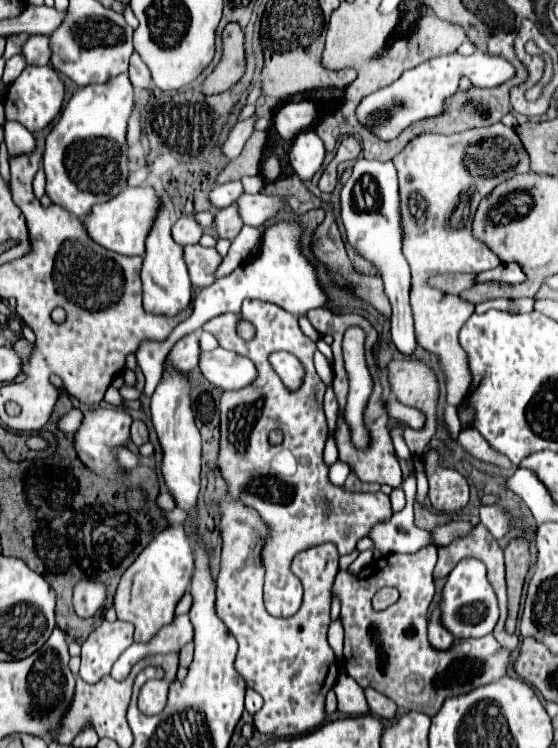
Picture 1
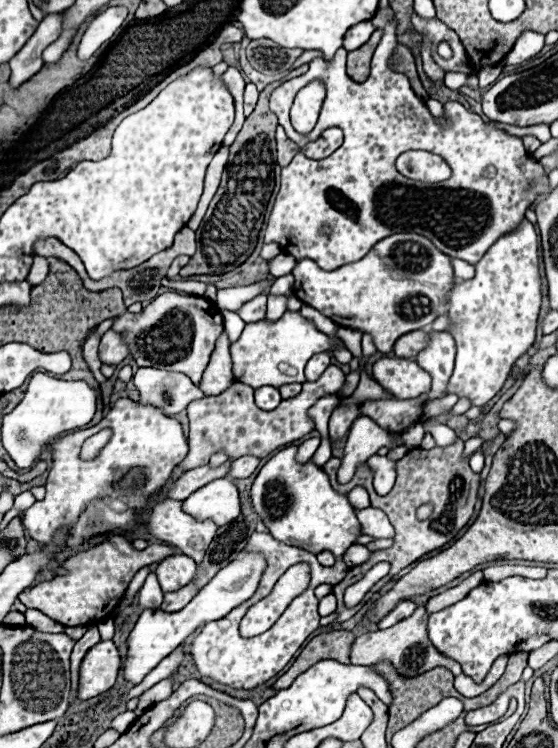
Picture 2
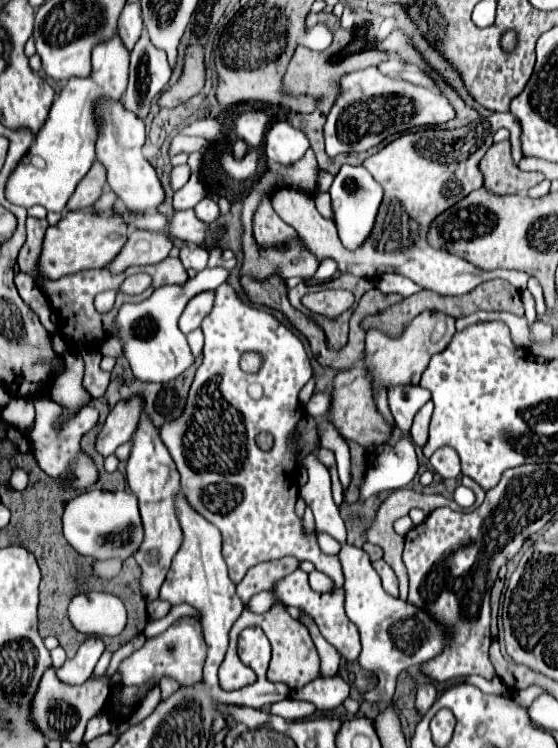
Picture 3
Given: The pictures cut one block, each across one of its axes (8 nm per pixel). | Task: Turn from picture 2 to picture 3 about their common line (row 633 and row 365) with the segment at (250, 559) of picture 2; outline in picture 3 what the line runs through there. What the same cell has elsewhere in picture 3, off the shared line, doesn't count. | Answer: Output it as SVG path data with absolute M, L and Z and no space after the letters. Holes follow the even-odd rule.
M204 268L198 272L196 278L190 278L184 286L162 286L152 292L150 298L138 304L124 304L118 312L116 324L118 330L112 334L124 342L124 356L130 362L130 368L138 380L144 382L170 382L188 370L194 364L192 350L186 342L186 336L178 328L178 316L182 314L184 306L204 290L216 290L222 282L226 282L230 270L218 268Z

